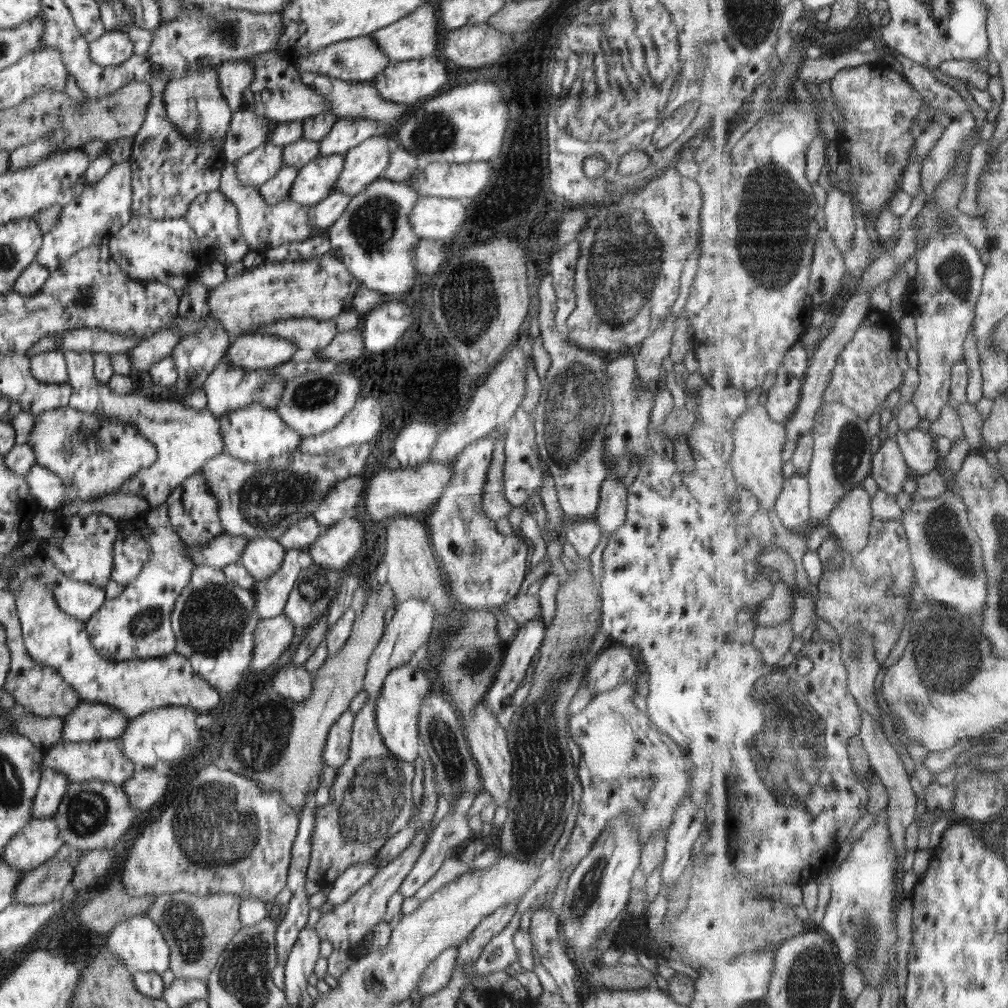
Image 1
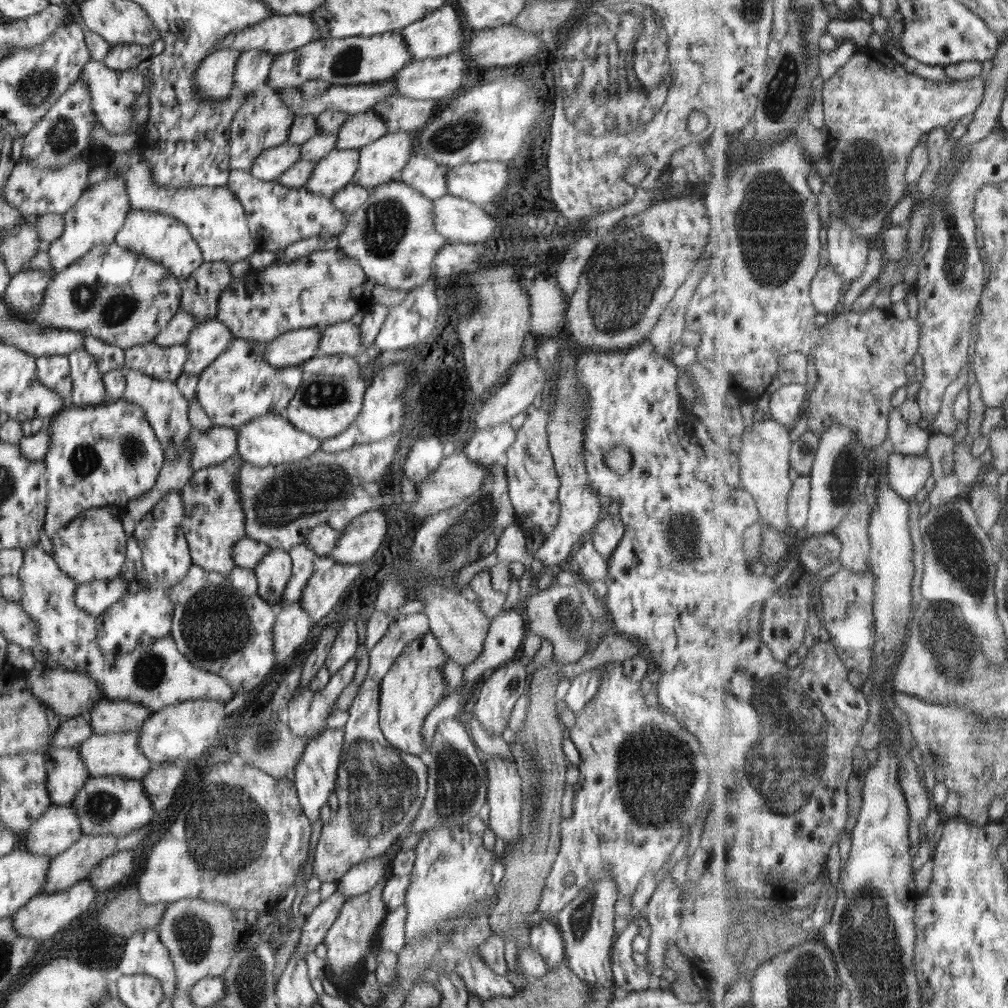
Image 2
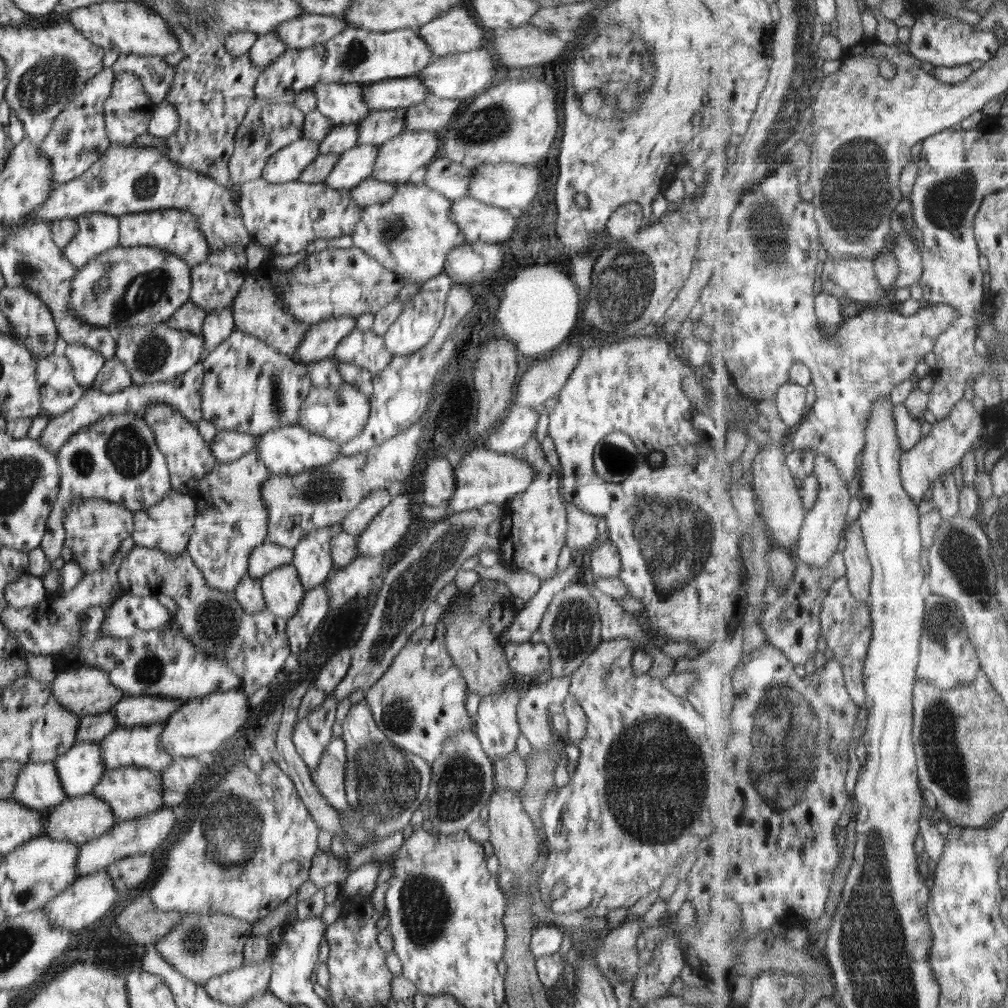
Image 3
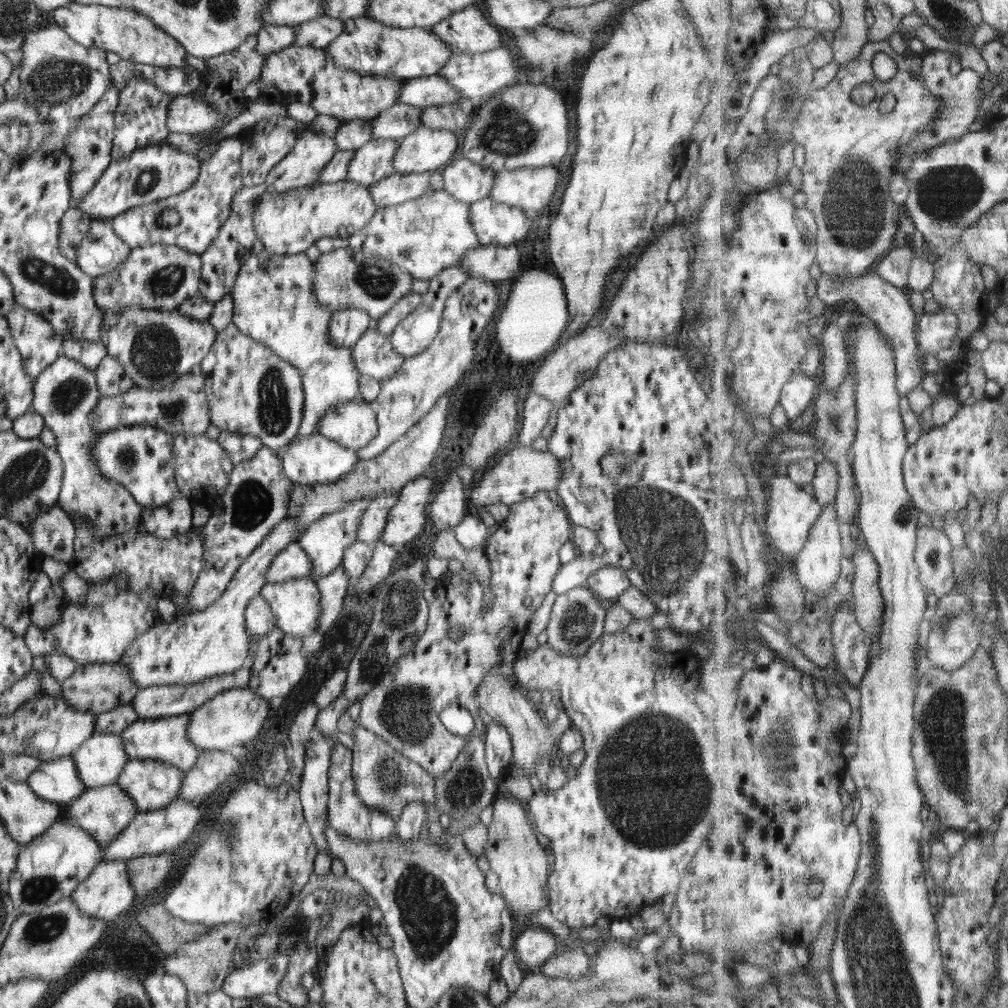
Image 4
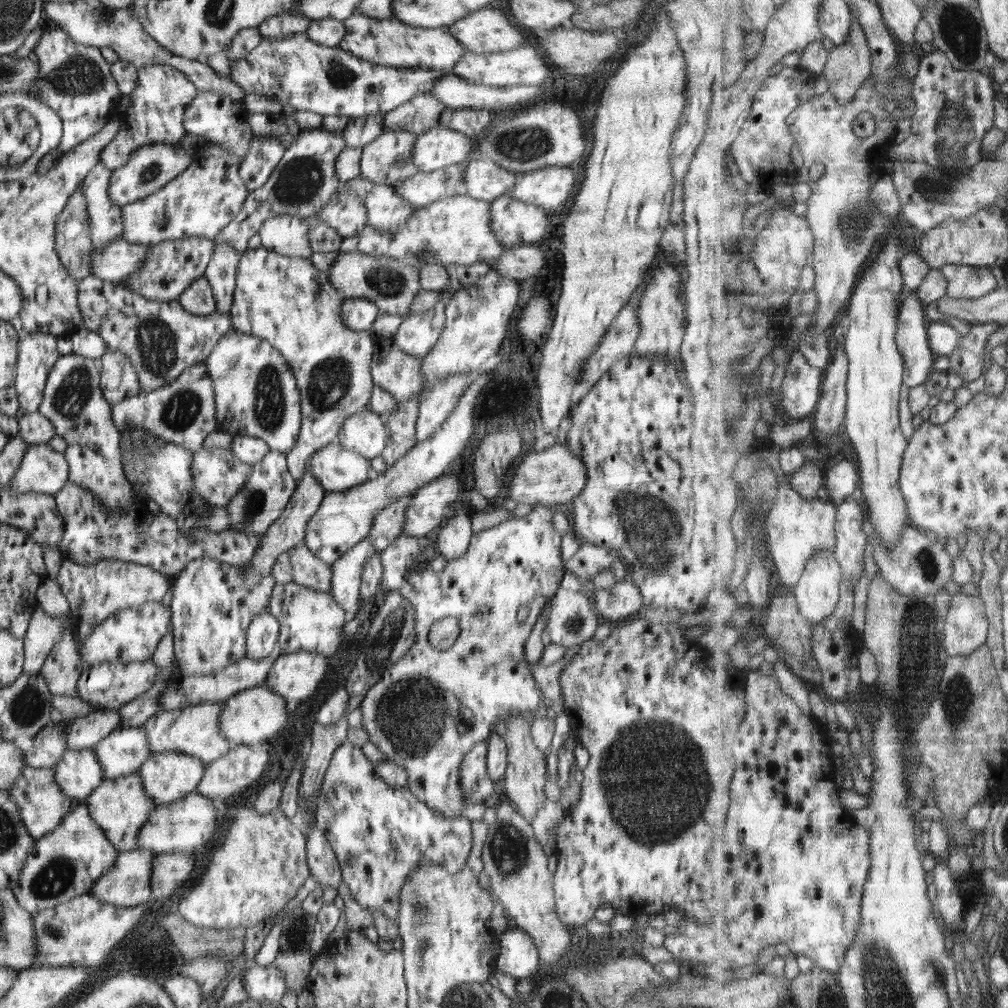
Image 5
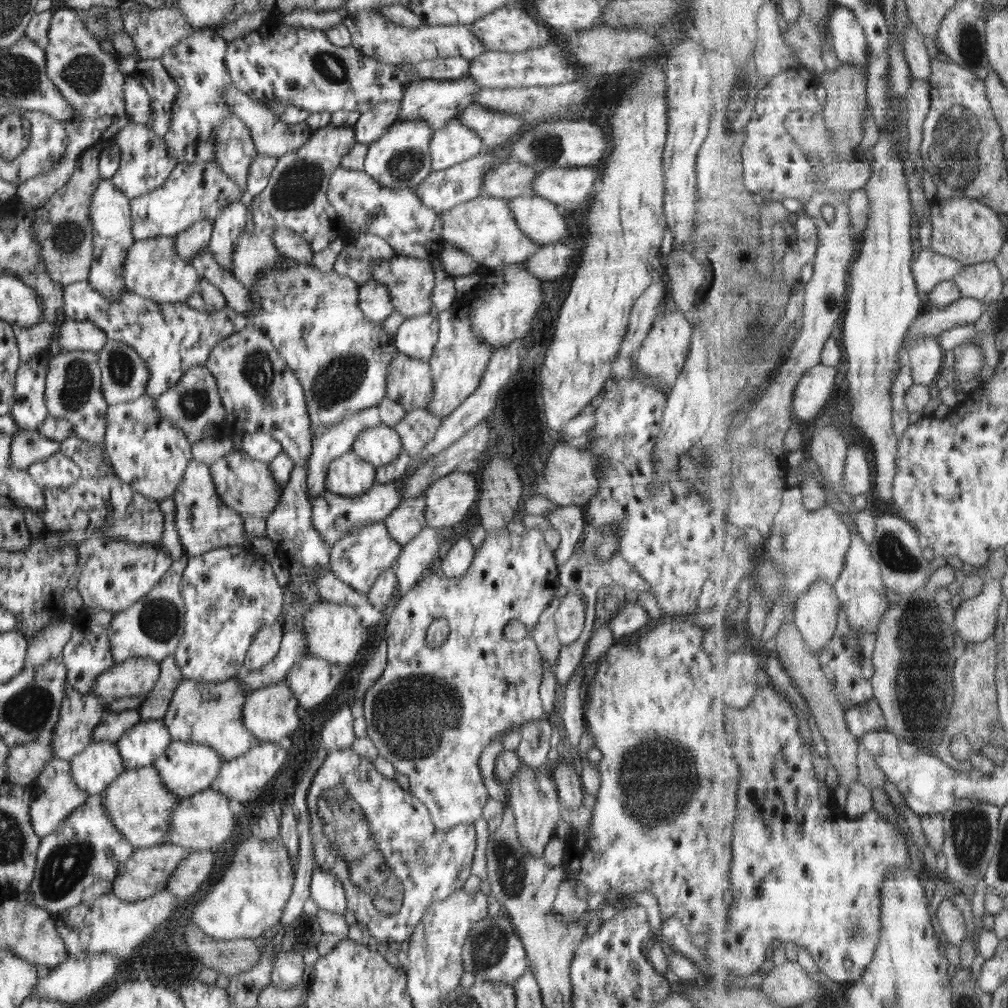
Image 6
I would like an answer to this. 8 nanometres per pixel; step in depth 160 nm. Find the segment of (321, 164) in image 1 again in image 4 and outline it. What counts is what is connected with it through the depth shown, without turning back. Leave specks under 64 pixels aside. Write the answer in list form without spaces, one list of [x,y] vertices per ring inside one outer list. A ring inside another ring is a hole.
[[[370,139],[355,150],[345,179],[369,187],[383,178],[388,178],[395,173],[393,158],[398,147],[397,140]]]

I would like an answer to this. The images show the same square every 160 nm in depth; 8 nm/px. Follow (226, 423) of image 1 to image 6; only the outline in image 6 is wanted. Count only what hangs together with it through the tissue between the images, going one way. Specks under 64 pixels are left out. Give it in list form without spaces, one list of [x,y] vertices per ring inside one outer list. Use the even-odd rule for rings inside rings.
[[[350,450],[330,463],[325,490],[340,496],[360,496],[375,483],[375,470],[373,464]]]

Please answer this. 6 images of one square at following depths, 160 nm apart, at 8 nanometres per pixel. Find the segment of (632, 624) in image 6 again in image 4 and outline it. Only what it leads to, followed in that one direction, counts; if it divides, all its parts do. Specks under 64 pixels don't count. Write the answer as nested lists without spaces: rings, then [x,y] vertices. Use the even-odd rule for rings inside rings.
[[[604,565],[594,572],[586,582],[586,587],[596,595],[597,599],[616,603],[631,582],[620,566]]]

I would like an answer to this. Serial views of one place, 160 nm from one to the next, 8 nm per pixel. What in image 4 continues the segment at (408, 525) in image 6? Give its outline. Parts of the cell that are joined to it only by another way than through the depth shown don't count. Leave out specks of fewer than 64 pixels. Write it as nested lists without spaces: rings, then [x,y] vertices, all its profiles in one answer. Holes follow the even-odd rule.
[[[397,493],[380,494],[374,497],[358,525],[358,533],[356,533],[358,541],[375,546],[381,540],[389,510],[396,504],[396,501]]]

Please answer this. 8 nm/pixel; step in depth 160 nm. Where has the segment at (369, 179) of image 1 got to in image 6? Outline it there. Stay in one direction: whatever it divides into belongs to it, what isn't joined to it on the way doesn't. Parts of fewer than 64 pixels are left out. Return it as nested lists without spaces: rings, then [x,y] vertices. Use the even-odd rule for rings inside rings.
[[[452,119],[446,126],[433,131],[429,156],[433,171],[444,170],[468,160],[485,149],[475,130],[469,129],[460,119]]]

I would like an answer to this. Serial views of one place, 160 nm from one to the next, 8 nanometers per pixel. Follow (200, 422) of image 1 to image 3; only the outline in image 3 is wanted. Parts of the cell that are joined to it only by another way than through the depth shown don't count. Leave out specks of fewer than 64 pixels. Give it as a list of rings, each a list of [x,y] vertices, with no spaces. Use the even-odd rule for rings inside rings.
[[[68,343],[65,357],[70,361],[74,369],[74,378],[84,388],[84,392],[94,386],[98,371],[103,367],[105,358],[91,348]],[[222,430],[209,443],[211,453],[219,463],[228,463],[248,454],[257,446],[255,436],[231,430]]]

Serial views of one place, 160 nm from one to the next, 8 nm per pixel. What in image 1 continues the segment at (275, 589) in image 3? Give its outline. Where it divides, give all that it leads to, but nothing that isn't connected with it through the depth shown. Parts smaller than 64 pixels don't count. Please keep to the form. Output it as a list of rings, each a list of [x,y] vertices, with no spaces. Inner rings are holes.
[[[250,538],[241,554],[240,564],[256,582],[276,574],[284,560],[285,548],[273,538]]]

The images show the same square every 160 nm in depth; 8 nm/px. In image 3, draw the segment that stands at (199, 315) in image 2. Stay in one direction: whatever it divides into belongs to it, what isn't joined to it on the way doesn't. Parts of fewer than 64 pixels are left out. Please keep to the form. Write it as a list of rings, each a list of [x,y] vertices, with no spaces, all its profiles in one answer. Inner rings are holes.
[[[232,246],[222,248],[220,252],[212,254],[203,264],[196,265],[190,270],[190,302],[204,312],[210,314],[222,308],[231,307],[234,298],[242,287],[245,276],[248,273],[246,268],[246,248],[244,246]]]

